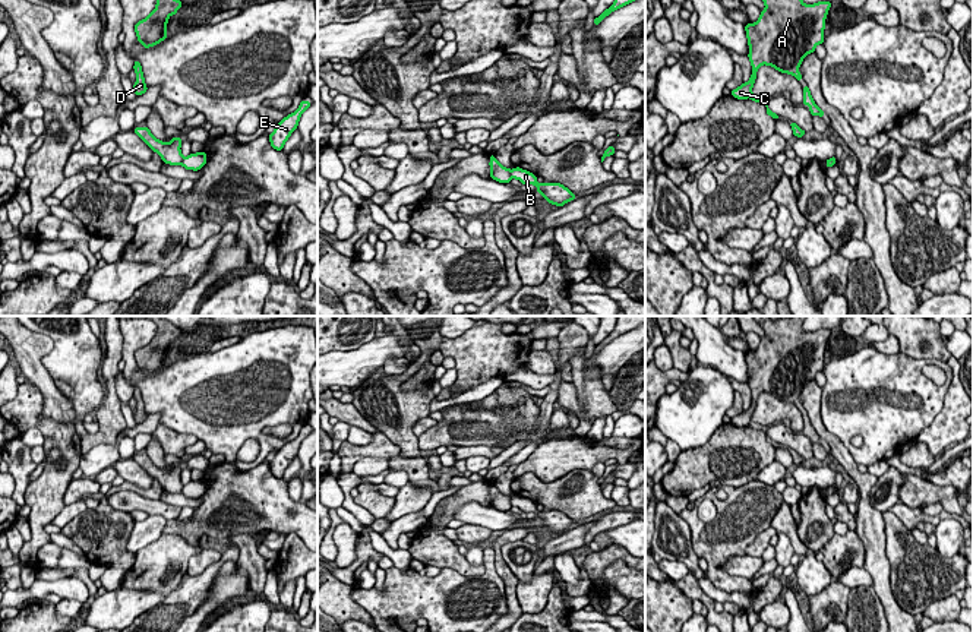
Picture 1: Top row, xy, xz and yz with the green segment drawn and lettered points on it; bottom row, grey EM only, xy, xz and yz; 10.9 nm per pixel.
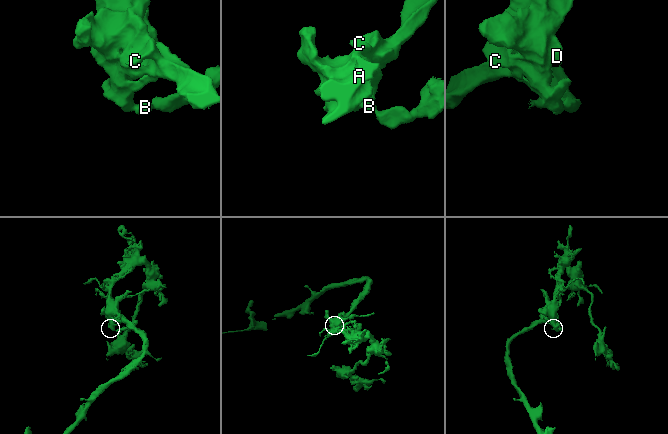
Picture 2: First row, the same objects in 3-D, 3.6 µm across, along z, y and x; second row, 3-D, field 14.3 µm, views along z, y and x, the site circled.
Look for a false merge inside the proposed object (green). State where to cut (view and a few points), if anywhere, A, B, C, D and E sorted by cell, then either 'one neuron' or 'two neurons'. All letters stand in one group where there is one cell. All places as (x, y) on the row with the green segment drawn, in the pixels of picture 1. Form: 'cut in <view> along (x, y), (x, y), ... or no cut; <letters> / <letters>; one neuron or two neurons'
cut in xz along (509, 170), (512, 177); A C D / B E; two neurons

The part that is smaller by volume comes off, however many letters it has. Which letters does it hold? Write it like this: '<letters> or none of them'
B, E

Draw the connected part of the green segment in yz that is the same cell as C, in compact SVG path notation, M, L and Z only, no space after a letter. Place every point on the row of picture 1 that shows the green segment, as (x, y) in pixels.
M762 0L765 9L761 10L759 19L755 23L745 25L749 60L752 66L751 79L742 83L736 89L730 91L732 97L737 99L751 98L755 102L762 102L767 108L767 114L778 120L780 117L768 108L768 98L762 98L752 92L752 86L756 79L756 72L762 64L771 66L781 73L794 76L799 82L802 75L799 73L803 59L815 51L818 44L824 44L824 29L827 13L831 7L831 1L818 1L815 4L805 4L802 0Z

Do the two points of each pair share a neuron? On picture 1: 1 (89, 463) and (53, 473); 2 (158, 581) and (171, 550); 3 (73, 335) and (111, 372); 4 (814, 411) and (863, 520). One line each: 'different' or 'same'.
1: different
2: same
3: different
4: same

